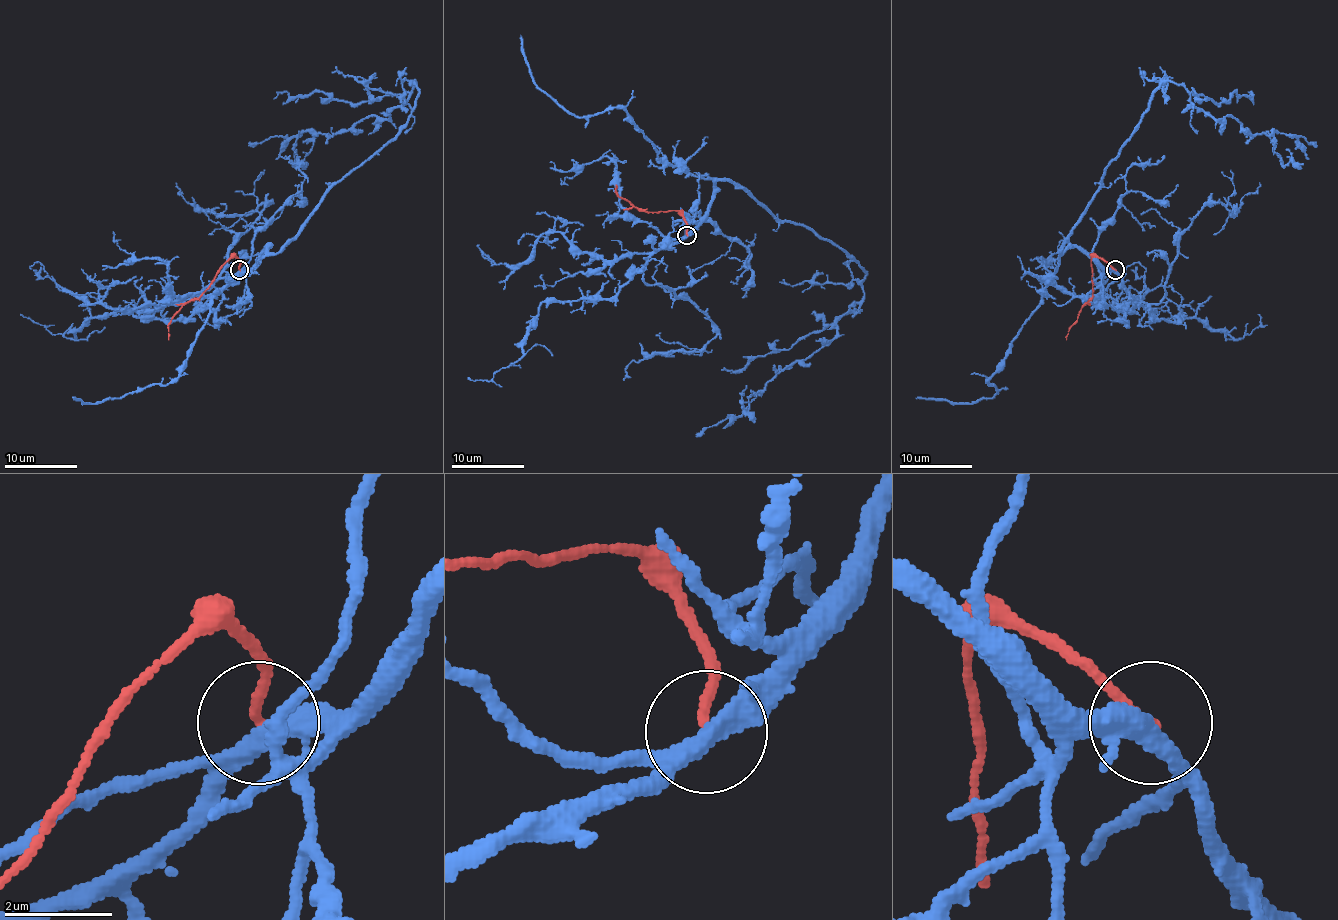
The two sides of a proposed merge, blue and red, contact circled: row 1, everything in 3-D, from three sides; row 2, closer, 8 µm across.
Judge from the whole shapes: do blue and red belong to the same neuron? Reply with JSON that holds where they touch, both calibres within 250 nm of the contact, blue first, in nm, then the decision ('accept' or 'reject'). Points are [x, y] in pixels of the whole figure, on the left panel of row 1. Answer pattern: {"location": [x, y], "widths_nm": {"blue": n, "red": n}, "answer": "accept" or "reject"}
{"location": [239, 270], "widths_nm": {"blue": 320, "red": 150}, "answer": "reject"}

